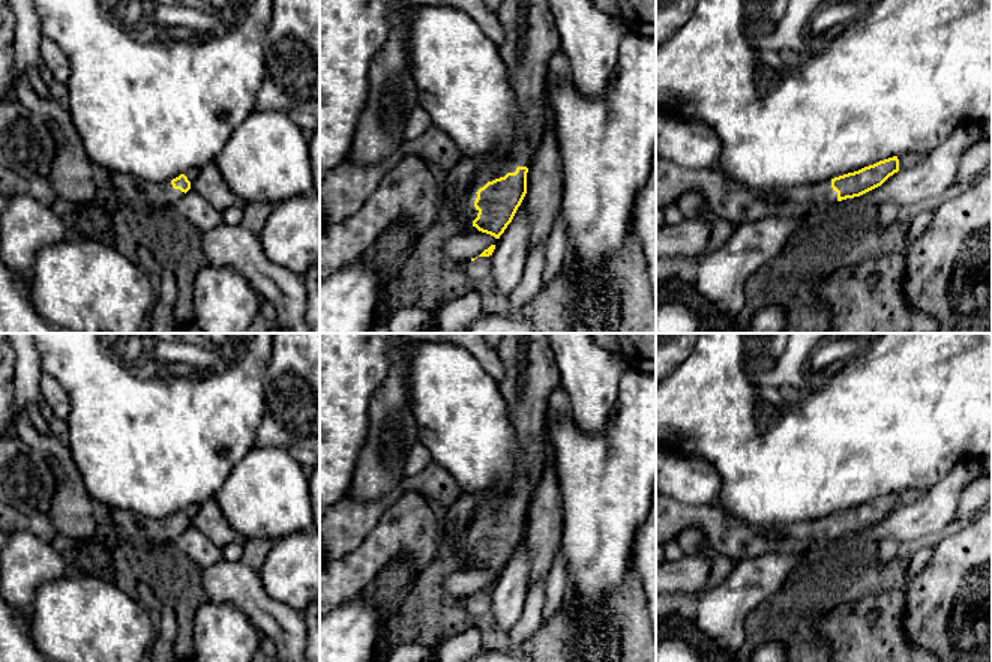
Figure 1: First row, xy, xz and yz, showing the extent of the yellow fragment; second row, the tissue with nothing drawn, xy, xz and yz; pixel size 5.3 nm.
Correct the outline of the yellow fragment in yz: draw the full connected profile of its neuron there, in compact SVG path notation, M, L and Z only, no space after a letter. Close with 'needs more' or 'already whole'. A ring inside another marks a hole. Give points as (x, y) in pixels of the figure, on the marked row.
M656 153L656 207L663 210L666 206L677 204L690 191L696 191L699 194L701 203L704 203L713 213L725 218L734 225L758 221L765 216L794 218L806 215L807 212L824 207L827 204L860 197L881 186L890 176L897 171L899 159L897 156L893 156L873 165L864 167L858 171L848 173L821 183L777 189L755 189L728 179L720 167L699 170L686 168Z; needs more

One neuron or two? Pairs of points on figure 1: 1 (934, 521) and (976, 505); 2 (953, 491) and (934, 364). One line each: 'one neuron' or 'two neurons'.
1: two neurons
2: two neurons

